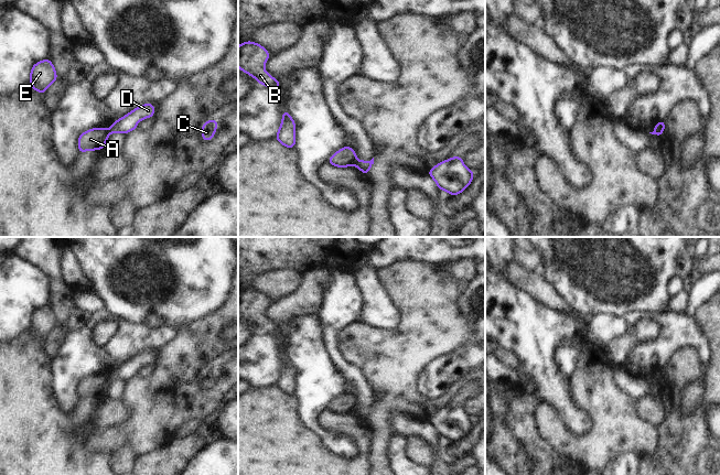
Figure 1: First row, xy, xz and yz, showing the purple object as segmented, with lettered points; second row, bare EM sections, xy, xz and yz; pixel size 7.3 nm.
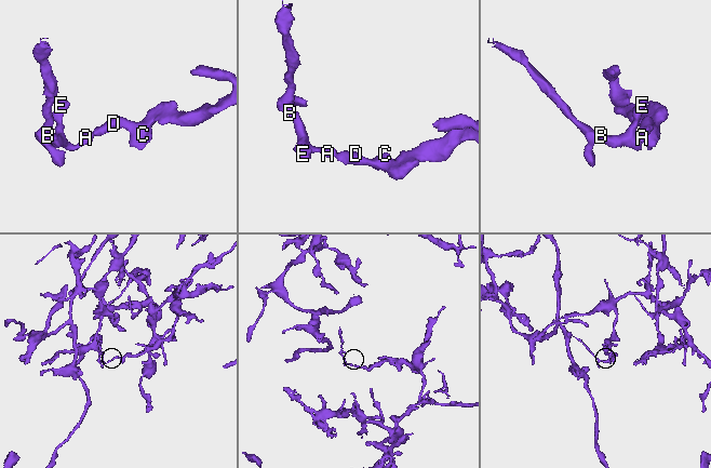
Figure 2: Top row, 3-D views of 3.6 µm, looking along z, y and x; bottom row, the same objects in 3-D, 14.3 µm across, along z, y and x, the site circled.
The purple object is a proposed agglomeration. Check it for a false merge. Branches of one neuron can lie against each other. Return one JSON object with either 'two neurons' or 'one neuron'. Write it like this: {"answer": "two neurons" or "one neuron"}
{"answer": "two neurons"}

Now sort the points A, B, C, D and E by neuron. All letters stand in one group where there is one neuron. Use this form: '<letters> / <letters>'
A B E / C D

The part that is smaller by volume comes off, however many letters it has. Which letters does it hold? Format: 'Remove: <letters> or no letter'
Remove: A, B, E

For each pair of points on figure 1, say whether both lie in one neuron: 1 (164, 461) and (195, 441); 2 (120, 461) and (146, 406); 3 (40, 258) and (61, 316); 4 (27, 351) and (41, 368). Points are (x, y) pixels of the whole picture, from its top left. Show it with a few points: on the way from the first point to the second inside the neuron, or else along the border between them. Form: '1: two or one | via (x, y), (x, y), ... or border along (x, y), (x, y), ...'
1: one | via (172, 457), (187, 447)
2: two | border along (129, 446), (119, 449), (110, 455)
3: one | via (54, 272), (61, 302)
4: one | via (28, 355), (36, 364)

